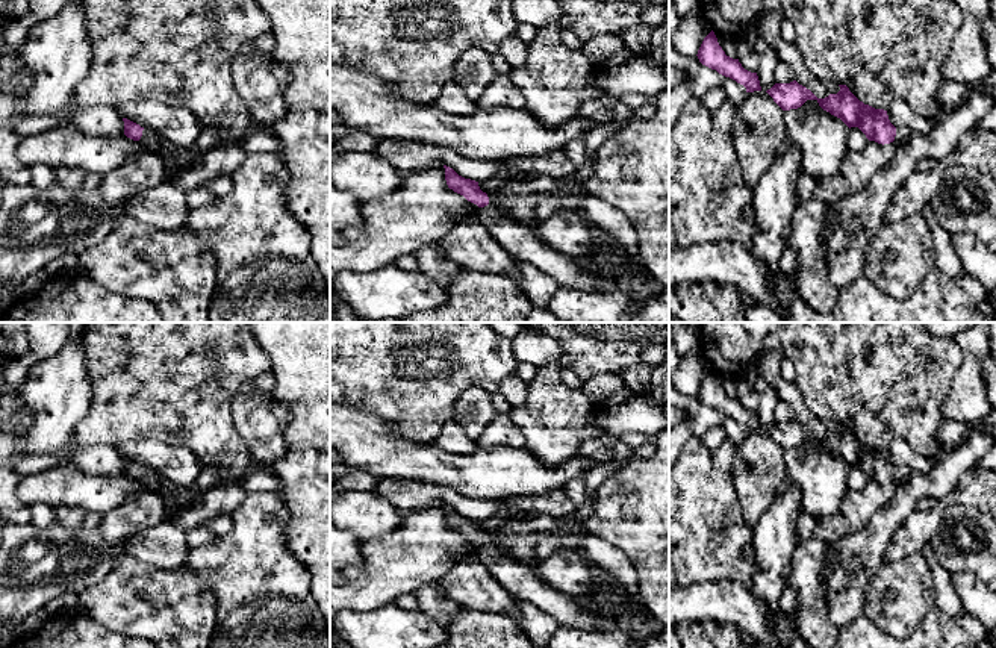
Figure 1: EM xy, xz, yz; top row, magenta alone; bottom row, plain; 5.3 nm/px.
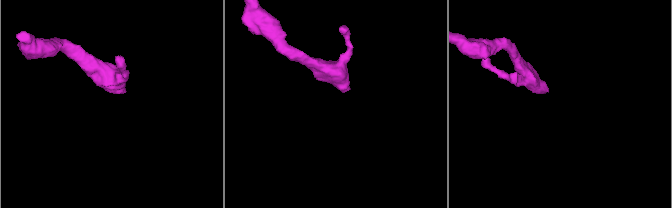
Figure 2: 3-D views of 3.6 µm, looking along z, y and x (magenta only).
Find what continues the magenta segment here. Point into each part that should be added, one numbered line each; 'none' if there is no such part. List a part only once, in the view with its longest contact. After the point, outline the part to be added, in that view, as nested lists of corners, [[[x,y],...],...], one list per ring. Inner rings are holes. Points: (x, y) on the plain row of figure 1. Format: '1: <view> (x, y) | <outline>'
1: yz (902, 474) | [[[896,466],[896,475],[895,475],[895,483],[898,484],[898,486],[904,486],[907,481],[908,481],[908,478],[910,478],[910,469],[908,468],[905,468],[905,466]]]

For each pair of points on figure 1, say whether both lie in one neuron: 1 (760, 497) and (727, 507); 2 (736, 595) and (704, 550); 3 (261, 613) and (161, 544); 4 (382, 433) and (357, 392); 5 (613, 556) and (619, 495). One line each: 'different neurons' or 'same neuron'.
1: different neurons
2: different neurons
3: different neurons
4: different neurons
5: different neurons

